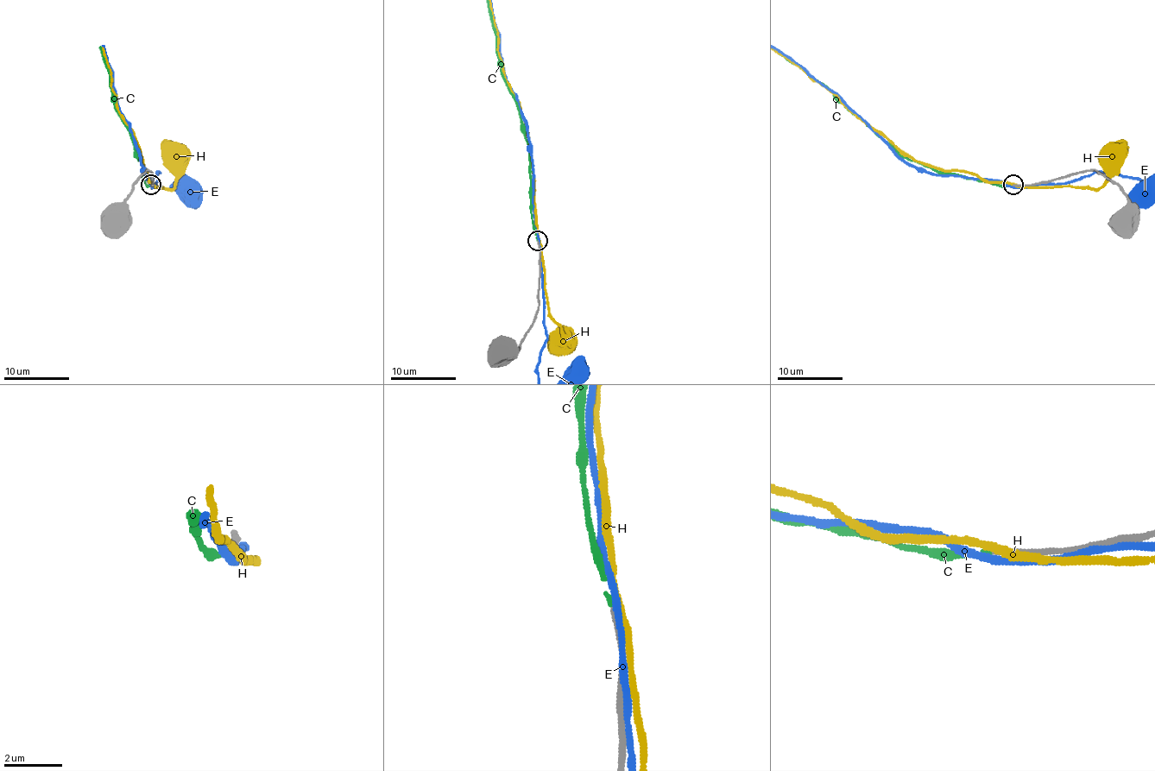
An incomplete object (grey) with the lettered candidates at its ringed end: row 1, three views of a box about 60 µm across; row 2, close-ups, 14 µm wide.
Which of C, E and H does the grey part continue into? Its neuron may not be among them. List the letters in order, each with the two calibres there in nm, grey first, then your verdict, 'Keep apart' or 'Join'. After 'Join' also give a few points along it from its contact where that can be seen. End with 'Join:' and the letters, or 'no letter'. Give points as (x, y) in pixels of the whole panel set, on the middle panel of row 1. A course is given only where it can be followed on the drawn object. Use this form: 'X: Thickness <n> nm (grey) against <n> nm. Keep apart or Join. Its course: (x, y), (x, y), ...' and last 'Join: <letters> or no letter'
C: Thickness 190 nm (grey) against 120 nm. Join
E: Thickness 240 nm (grey) against 240 nm. Keep apart
H: Thickness 280 nm (grey) against 280 nm. Keep apart
Join: C

